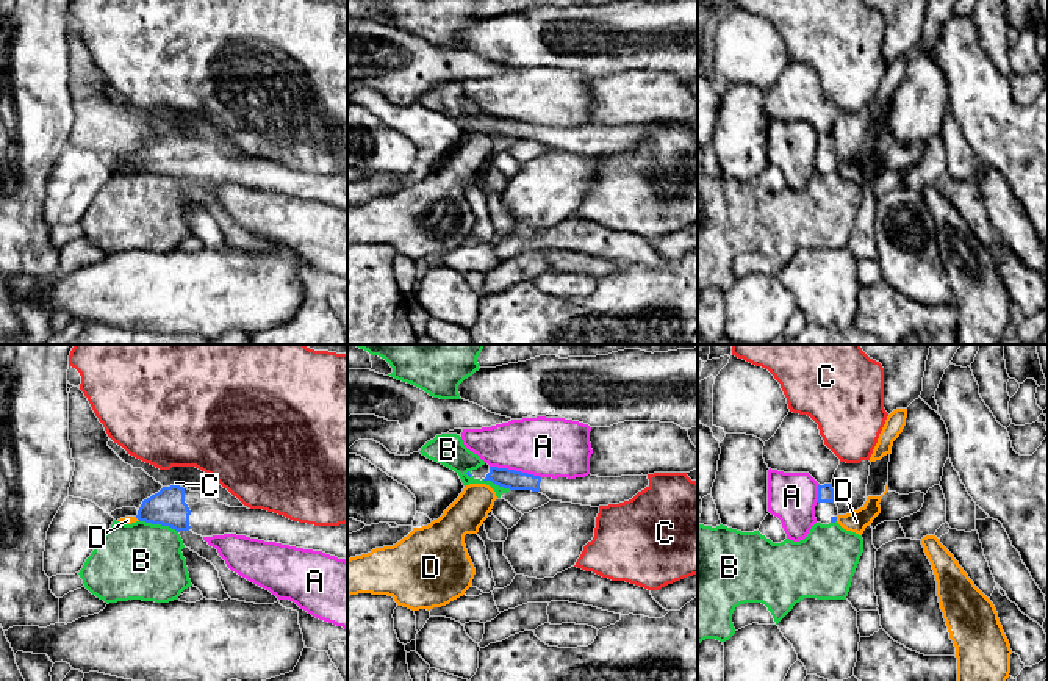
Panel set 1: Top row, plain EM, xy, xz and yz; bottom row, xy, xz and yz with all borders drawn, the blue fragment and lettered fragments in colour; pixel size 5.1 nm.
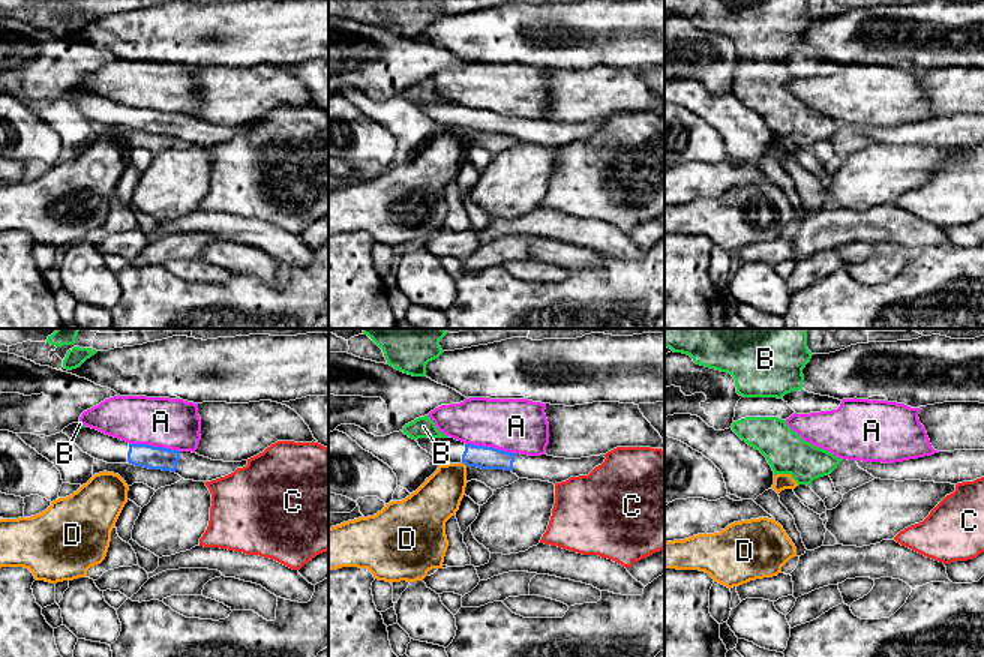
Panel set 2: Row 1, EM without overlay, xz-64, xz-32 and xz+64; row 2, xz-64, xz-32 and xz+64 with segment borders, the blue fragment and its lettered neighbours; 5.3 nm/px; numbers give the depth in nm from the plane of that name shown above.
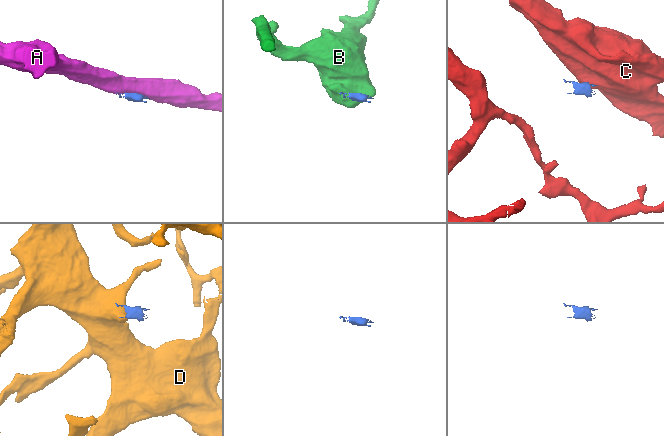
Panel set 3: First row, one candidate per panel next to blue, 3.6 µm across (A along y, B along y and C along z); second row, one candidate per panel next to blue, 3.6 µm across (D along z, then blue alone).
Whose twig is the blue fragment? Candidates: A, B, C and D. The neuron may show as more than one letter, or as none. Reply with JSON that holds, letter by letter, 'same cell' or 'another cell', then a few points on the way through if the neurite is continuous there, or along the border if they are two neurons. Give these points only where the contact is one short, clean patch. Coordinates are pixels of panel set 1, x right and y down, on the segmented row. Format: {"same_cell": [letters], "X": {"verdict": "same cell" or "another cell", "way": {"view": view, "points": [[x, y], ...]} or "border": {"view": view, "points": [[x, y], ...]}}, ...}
{"same_cell": [], "A": {"verdict": "another cell"}, "B": {"verdict": "another cell", "border": {"view": "xy", "points": [[139, 520], [168, 525], [177, 533]]}}, "C": {"verdict": "another cell", "border": {"view": "xy", "points": [[174, 484], [179, 486]]}}, "D": {"verdict": "another cell", "border": {"view": "xy", "points": [[135, 517], [139, 520]]}}}

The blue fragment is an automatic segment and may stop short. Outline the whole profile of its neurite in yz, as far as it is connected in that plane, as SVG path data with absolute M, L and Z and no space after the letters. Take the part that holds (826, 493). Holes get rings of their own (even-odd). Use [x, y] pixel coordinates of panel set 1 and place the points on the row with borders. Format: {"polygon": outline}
{"polygon": "M832 484L818 485L818 501L815 506L817 523L829 524L835 523L838 517L838 507L835 504L835 493Z"}

